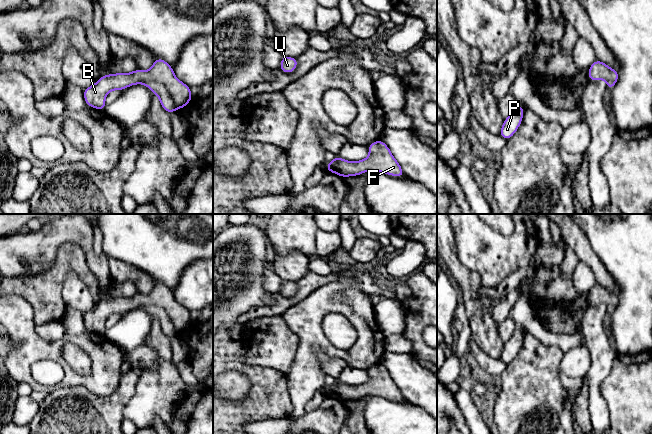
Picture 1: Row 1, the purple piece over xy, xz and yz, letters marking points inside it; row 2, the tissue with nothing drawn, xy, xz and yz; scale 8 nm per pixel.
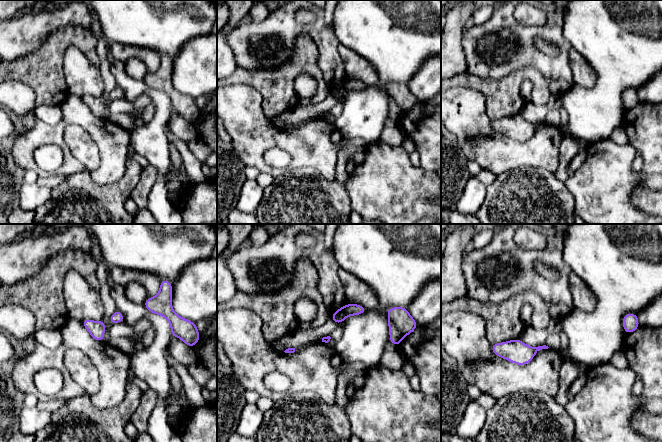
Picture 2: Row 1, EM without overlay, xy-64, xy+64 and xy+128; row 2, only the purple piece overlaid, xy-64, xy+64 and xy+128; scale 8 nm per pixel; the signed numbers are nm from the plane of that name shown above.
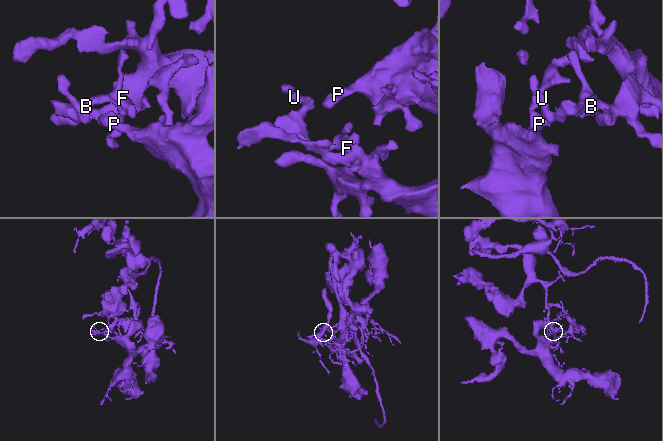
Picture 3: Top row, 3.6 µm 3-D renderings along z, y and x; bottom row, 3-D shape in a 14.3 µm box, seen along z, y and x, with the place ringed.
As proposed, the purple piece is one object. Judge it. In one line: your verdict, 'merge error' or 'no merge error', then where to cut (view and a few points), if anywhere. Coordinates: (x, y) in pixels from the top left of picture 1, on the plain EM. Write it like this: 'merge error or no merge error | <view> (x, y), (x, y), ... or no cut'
no merge error | no cut

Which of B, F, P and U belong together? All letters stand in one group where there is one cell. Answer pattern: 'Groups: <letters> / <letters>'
Groups: B F P U

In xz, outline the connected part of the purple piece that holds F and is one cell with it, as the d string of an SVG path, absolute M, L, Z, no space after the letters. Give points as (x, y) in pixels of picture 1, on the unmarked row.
M380 363L368 369L369 380L364 384L350 386L335 380L334 384L325 388L327 396L333 396L341 401L358 400L366 395L383 396L395 401L405 398L393 381L389 371Z

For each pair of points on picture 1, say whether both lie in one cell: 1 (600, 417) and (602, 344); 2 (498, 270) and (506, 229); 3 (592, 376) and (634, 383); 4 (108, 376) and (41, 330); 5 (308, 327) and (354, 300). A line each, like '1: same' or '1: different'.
1: same
2: different
3: different
4: different
5: same

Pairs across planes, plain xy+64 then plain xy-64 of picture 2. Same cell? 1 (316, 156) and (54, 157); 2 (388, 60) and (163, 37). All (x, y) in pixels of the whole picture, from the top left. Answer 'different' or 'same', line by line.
1: different
2: same

